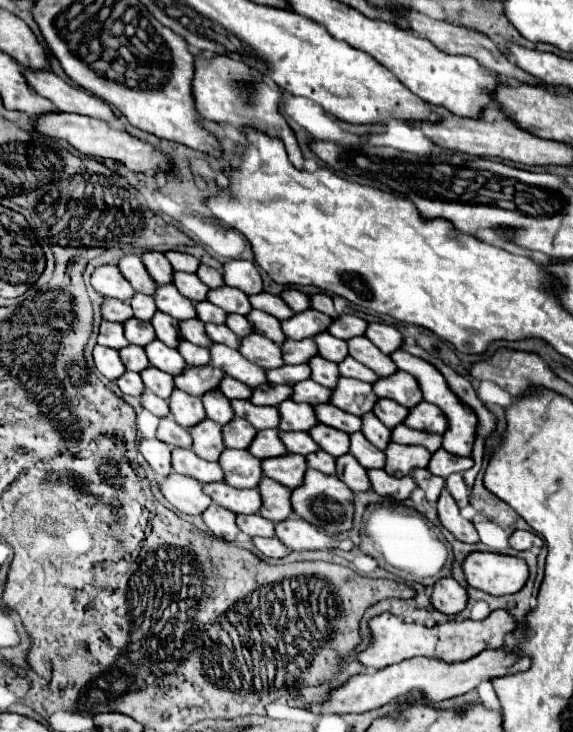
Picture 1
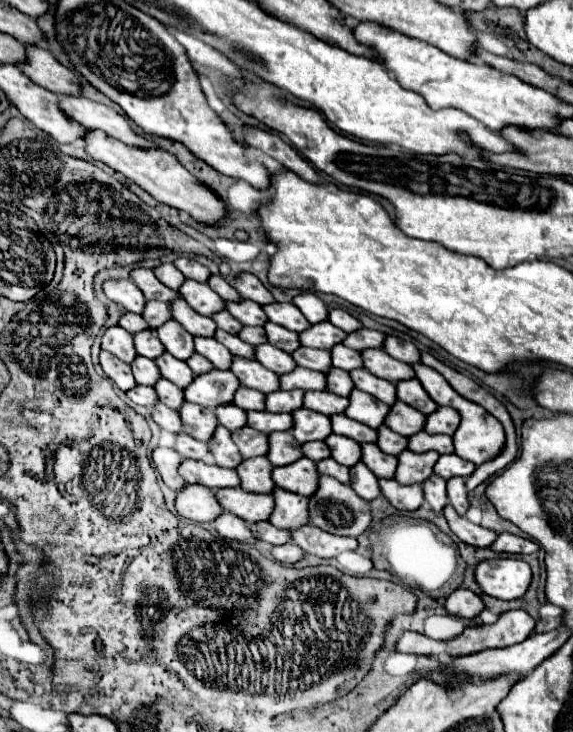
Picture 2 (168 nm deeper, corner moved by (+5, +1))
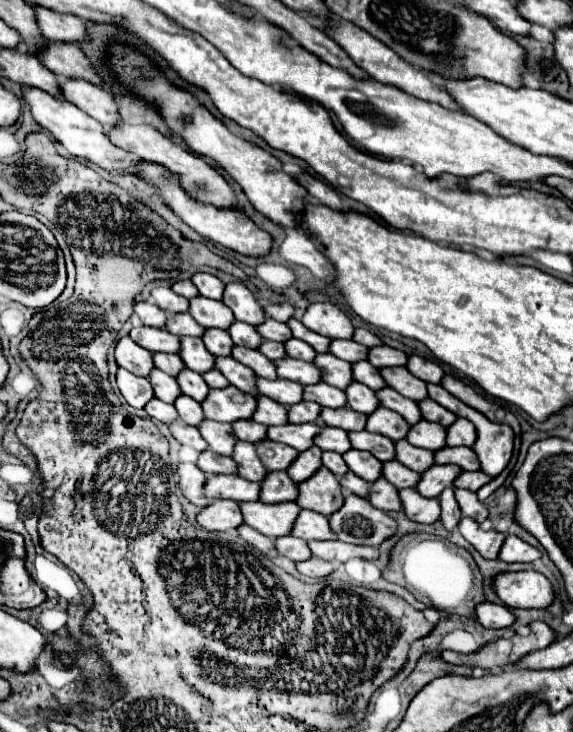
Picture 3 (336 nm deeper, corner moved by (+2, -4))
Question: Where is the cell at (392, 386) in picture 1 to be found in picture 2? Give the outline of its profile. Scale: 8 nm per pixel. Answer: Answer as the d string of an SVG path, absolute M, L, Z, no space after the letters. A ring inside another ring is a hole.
M418 379L400 381L400 383L396 385L396 389L398 389L398 399L400 399L400 401L404 401L404 403L408 403L410 407L422 411L424 415L430 415L430 413L434 413L434 411L438 409L438 403L434 403L434 401L430 399L430 395L422 389L422 385L420 385Z

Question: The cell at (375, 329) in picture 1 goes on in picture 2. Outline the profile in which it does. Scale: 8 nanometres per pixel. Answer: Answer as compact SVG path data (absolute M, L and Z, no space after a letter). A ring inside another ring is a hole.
M386 337L386 345L382 347L390 357L398 359L398 361L404 361L408 365L414 365L414 363L420 363L420 351L414 343L408 343L408 341L402 341L398 337Z

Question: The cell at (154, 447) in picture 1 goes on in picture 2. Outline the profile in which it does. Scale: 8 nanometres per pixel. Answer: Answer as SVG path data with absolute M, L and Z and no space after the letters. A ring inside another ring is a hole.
M158 447L154 453L152 453L152 461L156 465L156 469L160 471L164 483L178 491L186 485L186 481L180 477L178 473L178 465L182 463L182 455L178 455L174 449L164 449L164 447Z

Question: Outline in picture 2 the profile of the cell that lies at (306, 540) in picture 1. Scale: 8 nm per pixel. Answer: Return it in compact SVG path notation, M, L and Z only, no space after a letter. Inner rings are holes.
M306 525L306 527L292 531L292 543L302 547L310 555L318 555L318 557L326 557L326 559L338 557L346 549L358 547L356 539L330 535L330 533L324 533L322 529L318 529L314 525Z

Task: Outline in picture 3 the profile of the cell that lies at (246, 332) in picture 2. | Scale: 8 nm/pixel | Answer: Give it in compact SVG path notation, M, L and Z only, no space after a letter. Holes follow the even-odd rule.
M263 340L259 346L259 352L265 354L269 360L279 360L285 358L285 350L281 342L273 342L273 340Z

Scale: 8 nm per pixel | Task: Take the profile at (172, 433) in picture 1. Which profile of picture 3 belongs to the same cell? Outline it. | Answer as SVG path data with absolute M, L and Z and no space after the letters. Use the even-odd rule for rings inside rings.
M203 450L199 454L197 466L205 474L235 474L235 462L229 456L221 456L211 450Z

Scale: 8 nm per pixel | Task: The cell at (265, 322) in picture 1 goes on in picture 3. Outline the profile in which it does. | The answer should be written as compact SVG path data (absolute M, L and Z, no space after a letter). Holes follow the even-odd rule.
M289 338L287 342L283 342L283 346L285 346L287 356L297 358L297 360L307 360L307 362L311 362L311 360L315 358L315 354L317 354L309 344L305 344L305 342L297 340L297 338Z

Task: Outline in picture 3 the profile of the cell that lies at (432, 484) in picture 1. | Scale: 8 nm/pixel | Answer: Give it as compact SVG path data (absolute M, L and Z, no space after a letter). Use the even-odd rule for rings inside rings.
M445 488L439 496L439 504L441 504L441 522L447 530L453 530L457 526L457 522L461 520L461 510L455 502L453 496L453 488Z

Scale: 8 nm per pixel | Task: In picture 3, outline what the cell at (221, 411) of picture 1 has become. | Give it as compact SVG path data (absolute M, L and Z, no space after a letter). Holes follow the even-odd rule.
M239 420L239 422L233 422L233 434L235 438L239 440L245 440L245 442L259 442L263 438L267 438L265 434L265 426L253 422L253 420Z

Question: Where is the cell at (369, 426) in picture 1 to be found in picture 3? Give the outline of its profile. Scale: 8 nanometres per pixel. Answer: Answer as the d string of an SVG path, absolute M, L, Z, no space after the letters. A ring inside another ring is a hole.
M399 440L395 444L395 458L405 464L407 468L415 470L415 472L423 472L427 470L429 466L433 466L433 452L431 450L425 450L425 448L417 448L417 446L411 446L407 440Z

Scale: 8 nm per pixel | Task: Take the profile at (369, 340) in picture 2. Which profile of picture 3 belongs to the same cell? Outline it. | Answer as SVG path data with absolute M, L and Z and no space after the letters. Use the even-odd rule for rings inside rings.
M373 346L369 348L367 360L375 366L375 368L385 368L385 366L405 366L407 362L407 354L401 350L395 350L391 346Z

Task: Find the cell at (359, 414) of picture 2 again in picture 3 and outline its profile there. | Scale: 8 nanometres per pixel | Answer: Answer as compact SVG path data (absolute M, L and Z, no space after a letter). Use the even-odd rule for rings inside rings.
M379 406L375 412L371 412L367 416L367 432L375 432L375 434L383 434L387 438L391 438L393 442L405 438L409 424L393 410L385 410L383 406Z

